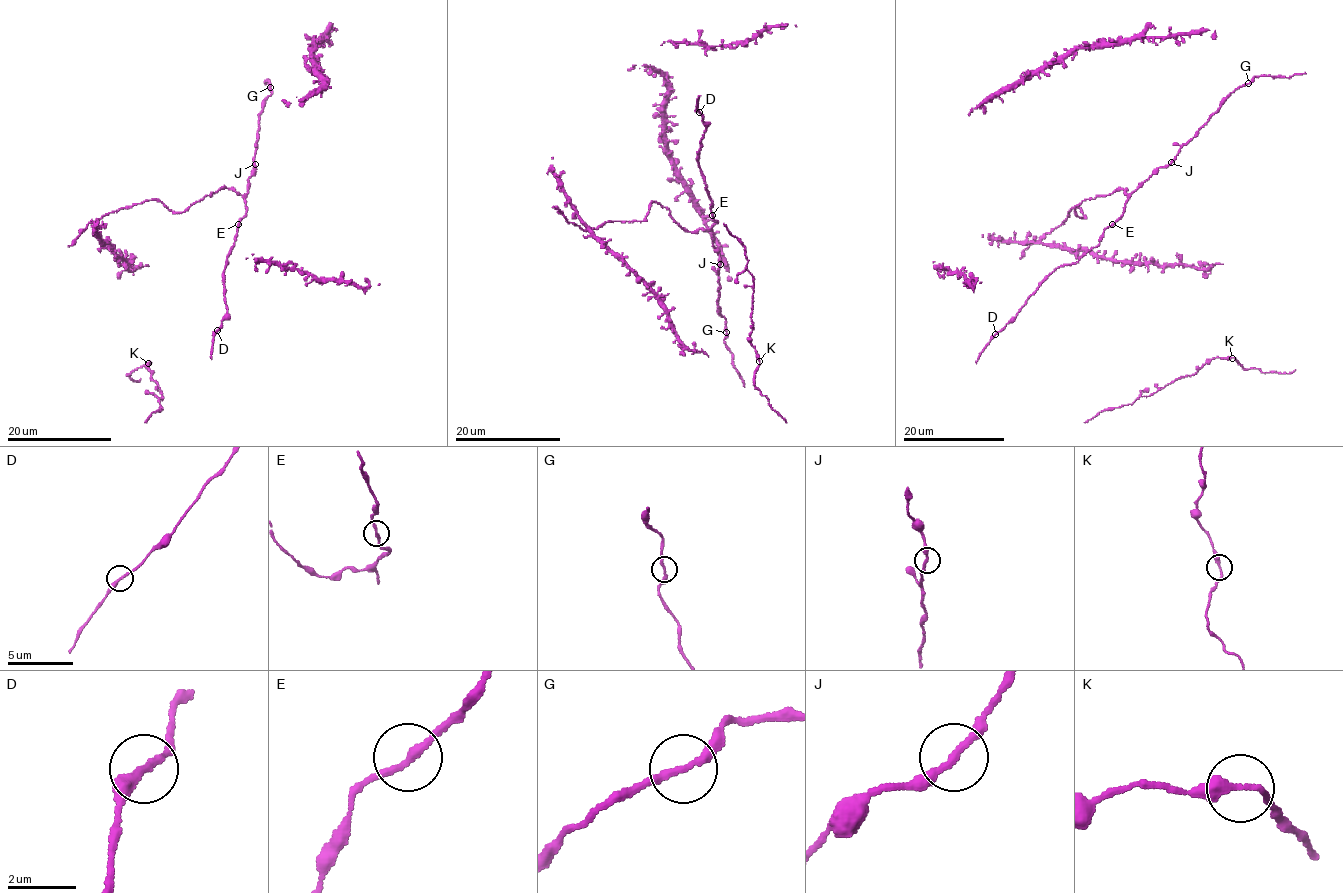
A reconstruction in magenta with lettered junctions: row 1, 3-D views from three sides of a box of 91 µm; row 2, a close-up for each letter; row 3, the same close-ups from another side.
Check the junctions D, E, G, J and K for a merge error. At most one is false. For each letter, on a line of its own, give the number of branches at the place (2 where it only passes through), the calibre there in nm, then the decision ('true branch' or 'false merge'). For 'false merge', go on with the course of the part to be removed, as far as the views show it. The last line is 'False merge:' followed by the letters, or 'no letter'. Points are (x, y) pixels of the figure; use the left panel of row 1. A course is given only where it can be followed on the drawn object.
D: 2 branches meet; 260 nm thick; true branch
E: 2 branches meet; 200 nm thick; true branch
G: 2 branches meet; 200 nm thick; true branch
J: 2 branches meet; 220 nm thick; true branch
K: 2 branches meet; 240 nm thick; true branch
False merge: no letter

